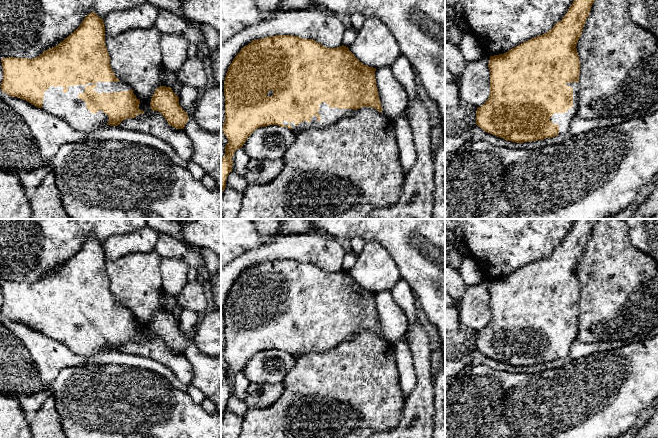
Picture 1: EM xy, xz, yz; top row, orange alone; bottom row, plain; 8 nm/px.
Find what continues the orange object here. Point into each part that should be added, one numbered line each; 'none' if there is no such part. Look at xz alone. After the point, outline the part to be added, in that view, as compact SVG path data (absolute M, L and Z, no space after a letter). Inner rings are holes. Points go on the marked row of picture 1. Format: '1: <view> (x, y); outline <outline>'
1: xz (328, 115); outline M322 102L319 107L320 109L317 112L320 114L320 121L317 120L317 116L312 116L310 123L305 120L296 126L294 122L288 123L287 121L284 121L283 125L287 126L290 124L292 130L297 132L308 128L322 128L341 118L350 117L355 112L353 109L338 109L337 107L330 108L325 102Z

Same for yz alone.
1: yz (563, 120); outline M577 82L566 83L567 86L571 86L573 88L573 107L569 108L569 110L565 113L555 113L550 118L554 124L559 125L559 134L564 134L568 131L568 127L572 121L572 119L577 114L578 109L578 99L579 99L579 86Z

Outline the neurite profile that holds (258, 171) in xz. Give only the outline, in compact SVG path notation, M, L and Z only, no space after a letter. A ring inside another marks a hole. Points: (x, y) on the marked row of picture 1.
M250 159L244 177L249 184L267 184L274 180L283 169L283 159Z

